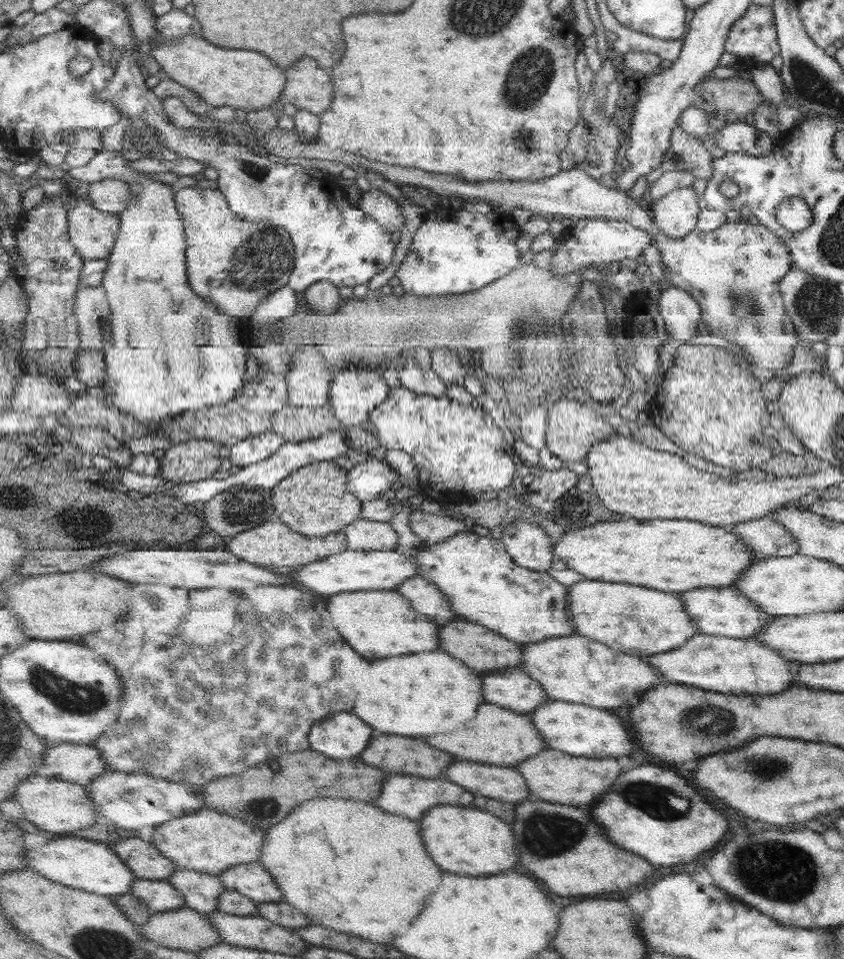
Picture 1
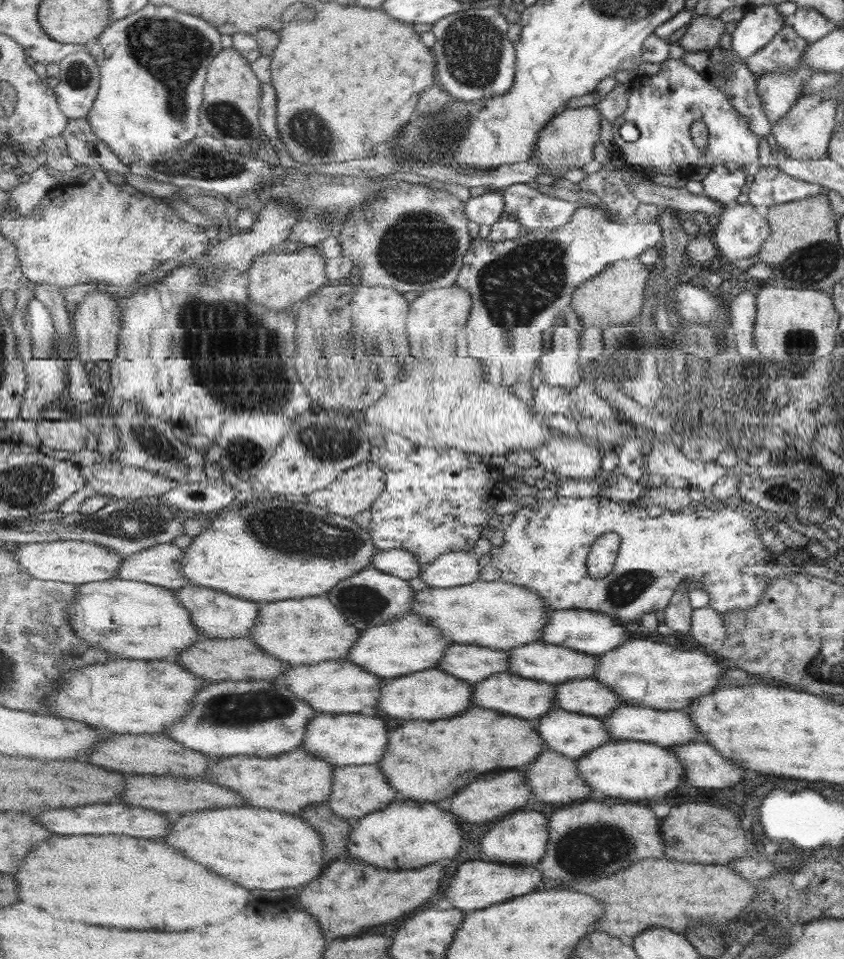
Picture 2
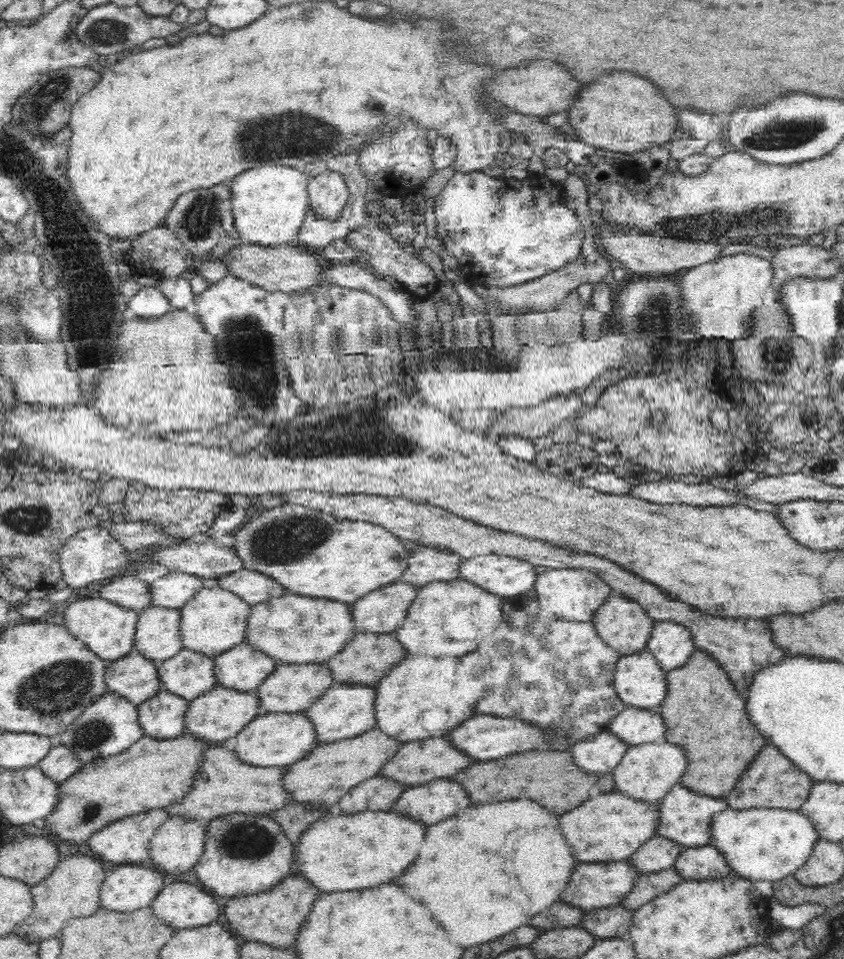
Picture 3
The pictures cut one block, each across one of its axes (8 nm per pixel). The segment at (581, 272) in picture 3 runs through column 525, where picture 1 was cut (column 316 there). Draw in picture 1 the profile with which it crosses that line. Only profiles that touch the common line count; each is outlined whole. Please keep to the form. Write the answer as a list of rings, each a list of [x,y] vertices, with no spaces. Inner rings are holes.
[[[322,281],[306,290],[305,296],[309,302],[310,311],[318,315],[336,314],[342,310],[342,294],[340,287],[333,282]]]

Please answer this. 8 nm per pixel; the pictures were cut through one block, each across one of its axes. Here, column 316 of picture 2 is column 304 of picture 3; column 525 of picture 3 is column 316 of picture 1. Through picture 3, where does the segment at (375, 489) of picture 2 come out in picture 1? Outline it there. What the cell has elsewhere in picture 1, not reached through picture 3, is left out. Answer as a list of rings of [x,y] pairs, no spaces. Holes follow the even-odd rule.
[[[278,518],[272,519],[253,530],[234,536],[228,550],[240,559],[264,567],[290,566],[290,568],[315,563],[329,556],[349,551],[348,535],[345,531],[328,536],[308,536],[296,532]]]

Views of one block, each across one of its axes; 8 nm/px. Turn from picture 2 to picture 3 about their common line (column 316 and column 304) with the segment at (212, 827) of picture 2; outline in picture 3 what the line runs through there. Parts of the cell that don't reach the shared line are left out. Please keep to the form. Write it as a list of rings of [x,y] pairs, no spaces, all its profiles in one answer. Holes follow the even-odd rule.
[[[334,810],[322,814],[316,822],[312,822],[306,828],[306,832],[300,834],[298,844],[292,848],[294,852],[292,862],[296,862],[300,874],[322,892],[346,892],[346,890],[372,888],[376,884],[390,882],[392,878],[398,876],[398,872],[402,872],[414,860],[414,856],[418,854],[422,836],[424,836],[422,824],[406,820],[404,815],[394,811],[362,811],[349,815]]]

